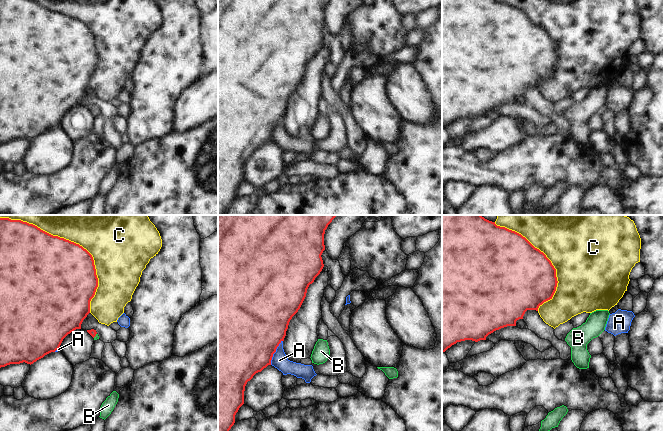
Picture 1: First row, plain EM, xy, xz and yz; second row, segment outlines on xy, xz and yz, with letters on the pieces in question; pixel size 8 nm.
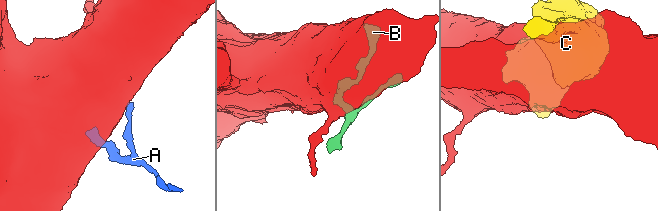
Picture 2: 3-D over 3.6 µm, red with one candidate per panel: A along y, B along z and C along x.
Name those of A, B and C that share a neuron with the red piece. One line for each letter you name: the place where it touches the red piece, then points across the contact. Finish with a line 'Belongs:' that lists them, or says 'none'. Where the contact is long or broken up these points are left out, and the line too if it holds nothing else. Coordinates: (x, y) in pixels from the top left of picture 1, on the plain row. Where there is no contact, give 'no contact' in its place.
B: contact xy (95, 111); way xy (92, 108), (95, 111), (96, 113)
Belongs: B

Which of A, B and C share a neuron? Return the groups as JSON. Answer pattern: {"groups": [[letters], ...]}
{"groups": [["A"], ["B"], ["C"]]}

